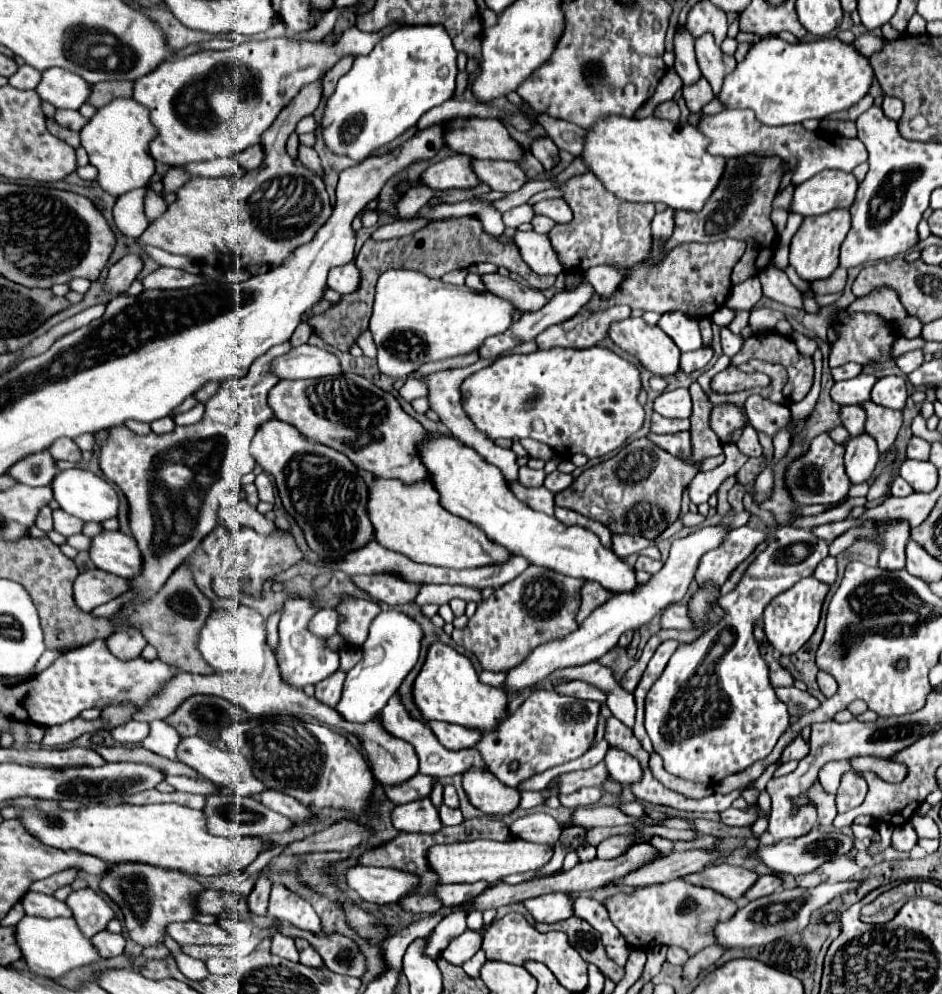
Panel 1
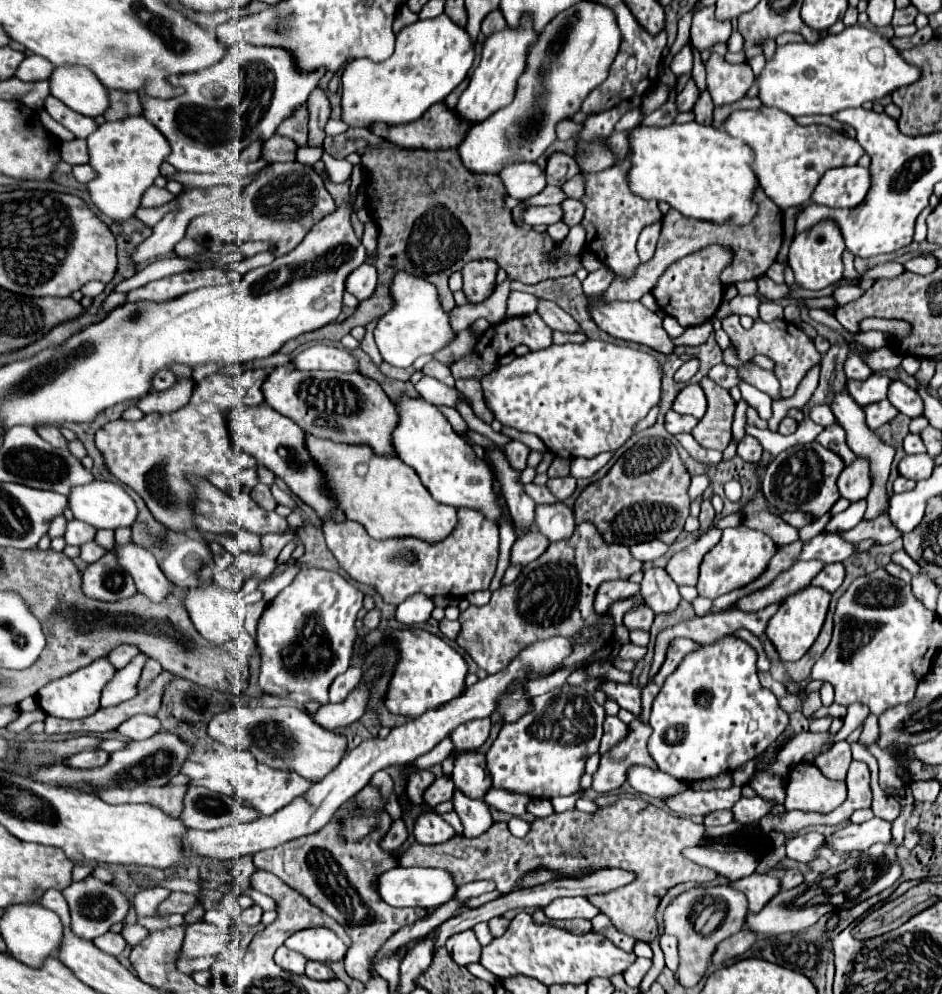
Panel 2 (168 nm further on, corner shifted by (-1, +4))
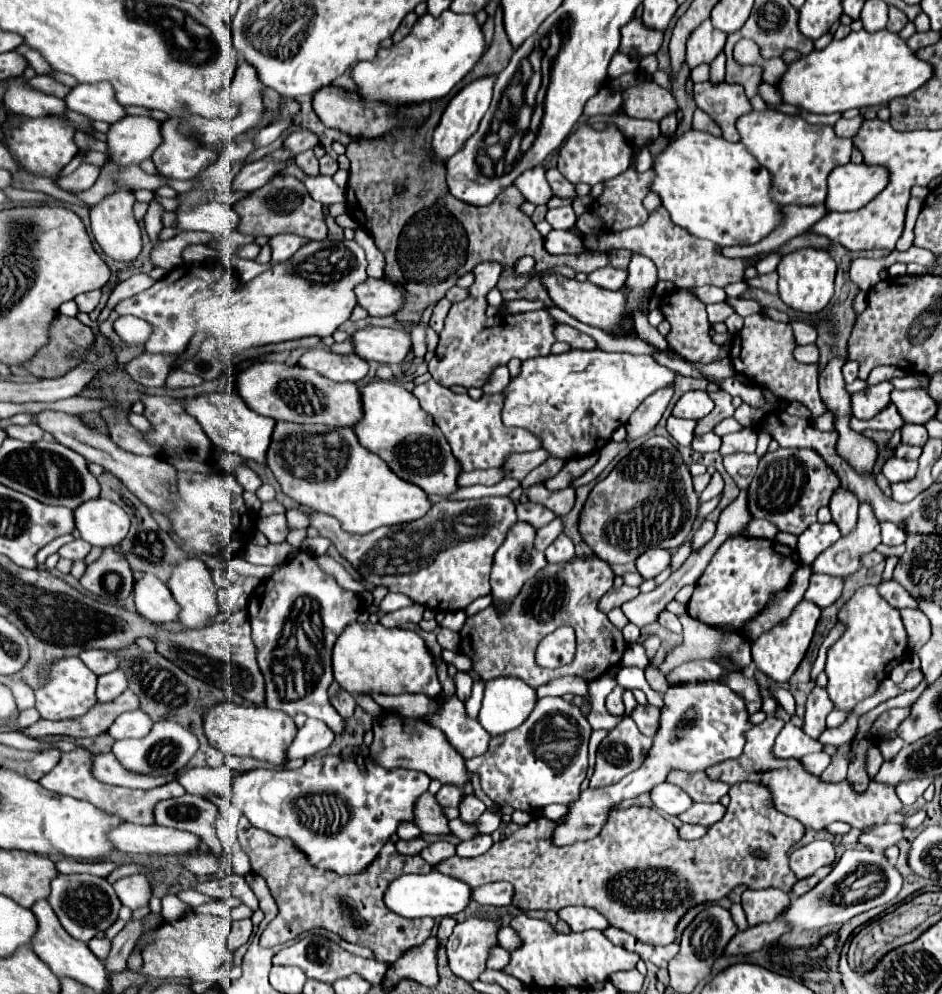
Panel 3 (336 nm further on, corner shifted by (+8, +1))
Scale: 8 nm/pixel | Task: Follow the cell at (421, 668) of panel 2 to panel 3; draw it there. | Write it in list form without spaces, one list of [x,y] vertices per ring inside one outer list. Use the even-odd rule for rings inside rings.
[[[353,622],[333,646],[333,676],[341,688],[355,694],[427,694],[437,698],[441,694],[441,684],[437,680],[437,670],[433,656],[425,642],[411,630],[405,628],[385,628],[371,622]]]

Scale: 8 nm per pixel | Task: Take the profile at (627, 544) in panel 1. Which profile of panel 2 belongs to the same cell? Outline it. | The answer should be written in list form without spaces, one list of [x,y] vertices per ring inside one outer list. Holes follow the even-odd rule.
[[[644,541],[638,545],[630,545],[630,553],[644,563],[662,557],[666,551],[668,551],[668,545],[662,541]]]

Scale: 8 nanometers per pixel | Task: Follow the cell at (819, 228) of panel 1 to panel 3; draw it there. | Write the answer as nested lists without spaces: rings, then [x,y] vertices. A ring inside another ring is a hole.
[[[801,248],[795,250],[791,254],[787,254],[779,266],[777,266],[777,274],[779,274],[779,296],[781,300],[803,314],[817,314],[821,312],[829,300],[833,298],[833,286],[835,286],[835,262],[833,258],[825,252],[825,250],[817,250],[817,248]]]

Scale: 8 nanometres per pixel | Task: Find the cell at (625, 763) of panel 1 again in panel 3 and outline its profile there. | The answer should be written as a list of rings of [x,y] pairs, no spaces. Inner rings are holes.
[[[659,784],[651,790],[651,800],[653,804],[667,812],[669,816],[679,816],[681,812],[689,810],[689,806],[693,806],[693,800],[689,798],[687,792],[683,792],[679,786],[673,786],[673,784]]]

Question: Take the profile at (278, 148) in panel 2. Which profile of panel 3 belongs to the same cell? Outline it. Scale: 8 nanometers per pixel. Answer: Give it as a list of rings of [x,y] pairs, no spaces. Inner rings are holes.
[[[301,130],[301,132],[295,132],[295,134],[291,134],[291,136],[285,140],[285,146],[291,148],[293,154],[311,150],[311,148],[315,148],[315,146],[319,146],[319,144],[321,144],[321,136],[315,134],[313,130]]]

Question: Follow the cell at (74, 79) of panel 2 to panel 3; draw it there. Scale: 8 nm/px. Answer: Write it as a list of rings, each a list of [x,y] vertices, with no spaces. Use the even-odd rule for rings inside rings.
[[[77,84],[69,96],[65,98],[65,104],[79,112],[89,116],[91,120],[101,120],[107,124],[115,124],[121,120],[127,112],[113,96],[111,84]]]

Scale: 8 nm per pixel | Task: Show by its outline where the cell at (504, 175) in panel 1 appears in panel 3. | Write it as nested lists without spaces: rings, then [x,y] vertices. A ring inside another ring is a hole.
[[[543,166],[523,172],[515,180],[515,186],[521,190],[521,194],[527,198],[527,202],[533,202],[533,204],[547,204],[553,198],[553,192],[551,192],[549,182],[545,178]]]

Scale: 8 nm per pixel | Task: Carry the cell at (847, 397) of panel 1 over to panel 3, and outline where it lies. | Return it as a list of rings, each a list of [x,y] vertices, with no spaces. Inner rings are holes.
[[[881,382],[877,386],[871,386],[867,390],[853,394],[851,396],[853,416],[859,420],[869,420],[869,418],[877,416],[877,412],[885,410],[891,404],[891,392],[893,390],[895,390],[893,384]]]

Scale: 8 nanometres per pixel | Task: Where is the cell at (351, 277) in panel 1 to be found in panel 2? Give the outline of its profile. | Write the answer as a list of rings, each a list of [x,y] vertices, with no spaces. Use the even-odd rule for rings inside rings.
[[[362,263],[350,277],[346,277],[346,291],[352,293],[356,299],[368,299],[376,287],[376,267]]]

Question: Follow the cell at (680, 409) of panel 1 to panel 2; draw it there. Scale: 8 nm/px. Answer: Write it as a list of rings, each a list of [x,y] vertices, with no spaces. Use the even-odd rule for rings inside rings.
[[[688,383],[674,399],[672,409],[682,413],[682,415],[692,415],[696,419],[700,419],[706,413],[706,397],[700,389],[700,385]]]

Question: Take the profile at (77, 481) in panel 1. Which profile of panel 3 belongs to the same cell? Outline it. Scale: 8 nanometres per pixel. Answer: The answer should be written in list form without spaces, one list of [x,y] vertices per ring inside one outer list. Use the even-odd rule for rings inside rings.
[[[105,498],[81,504],[75,510],[75,524],[81,538],[99,548],[121,544],[129,532],[129,516]]]

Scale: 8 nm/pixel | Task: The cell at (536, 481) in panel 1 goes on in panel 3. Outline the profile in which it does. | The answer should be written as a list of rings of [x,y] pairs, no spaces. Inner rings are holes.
[[[533,502],[517,504],[517,516],[519,516],[519,520],[531,524],[533,528],[543,528],[545,524],[549,524],[551,520],[555,520],[553,512],[549,512],[545,506],[533,504]]]

